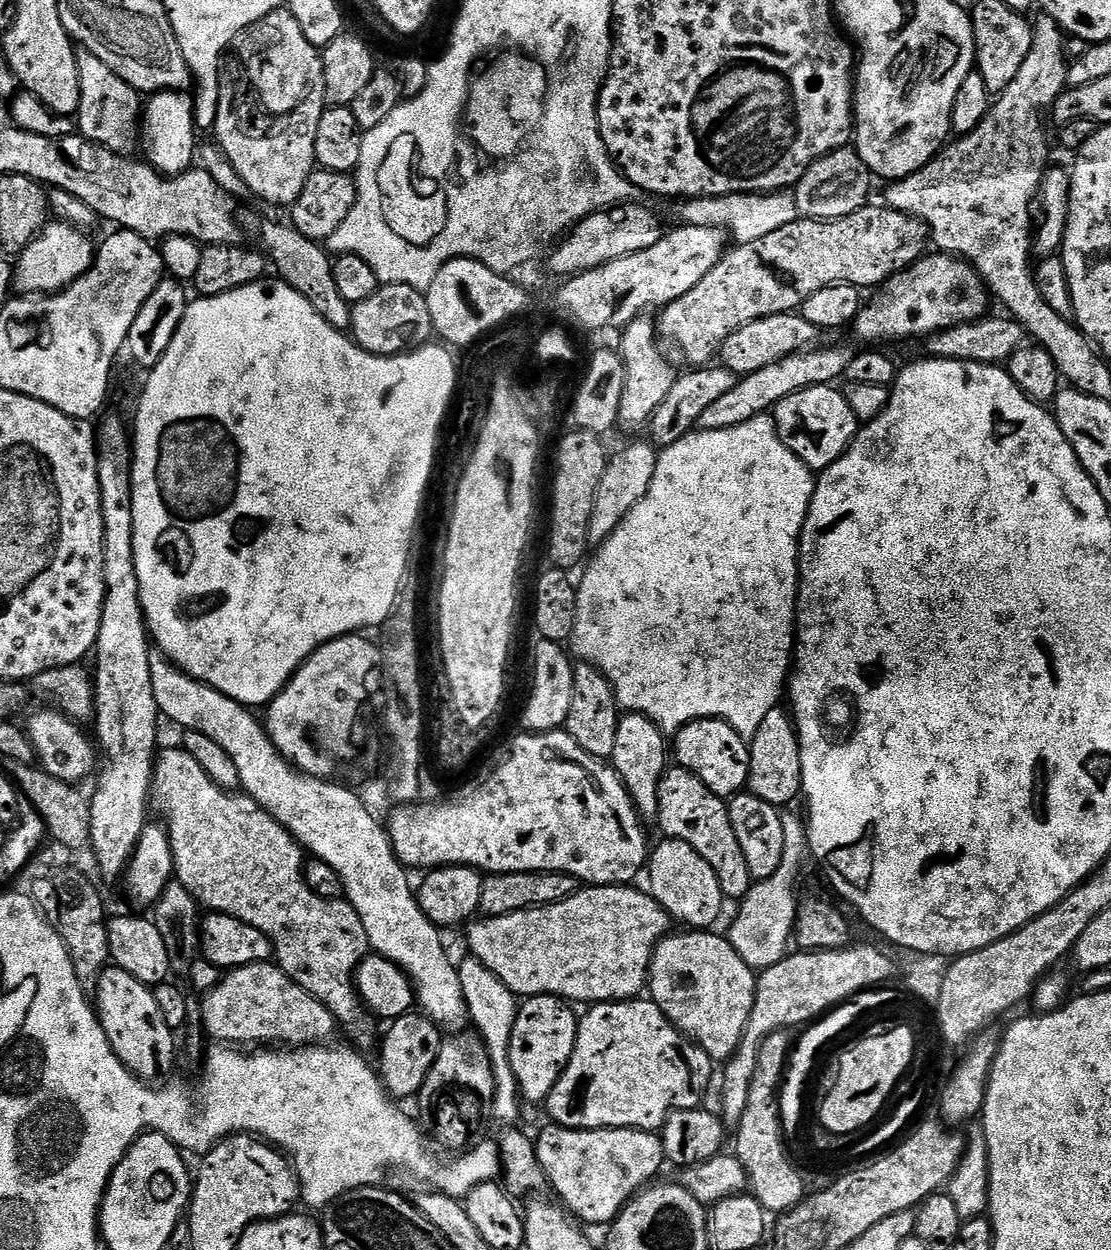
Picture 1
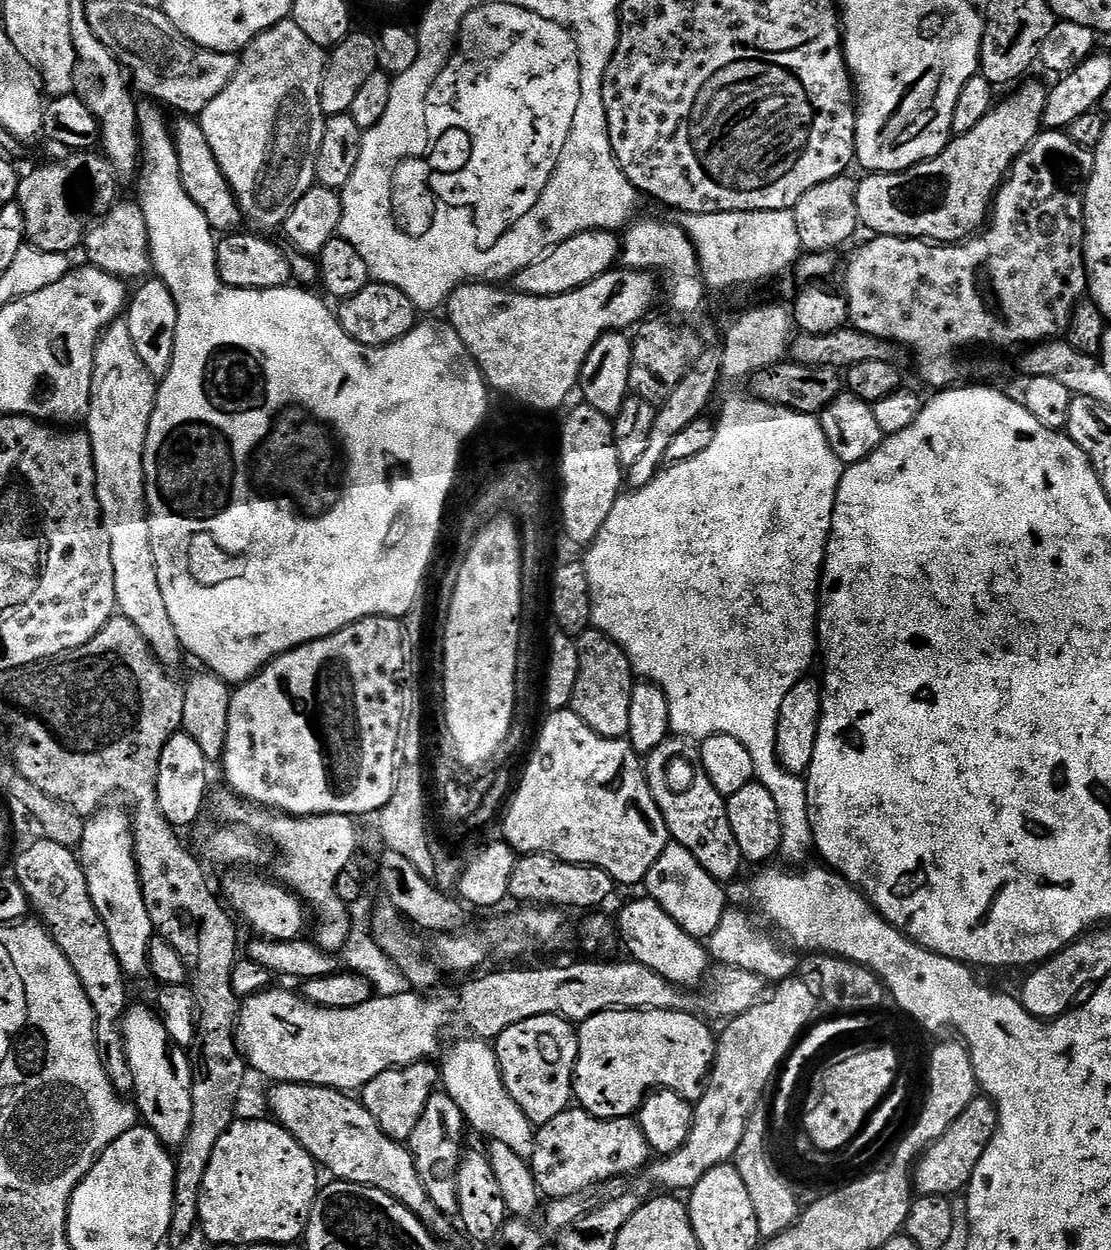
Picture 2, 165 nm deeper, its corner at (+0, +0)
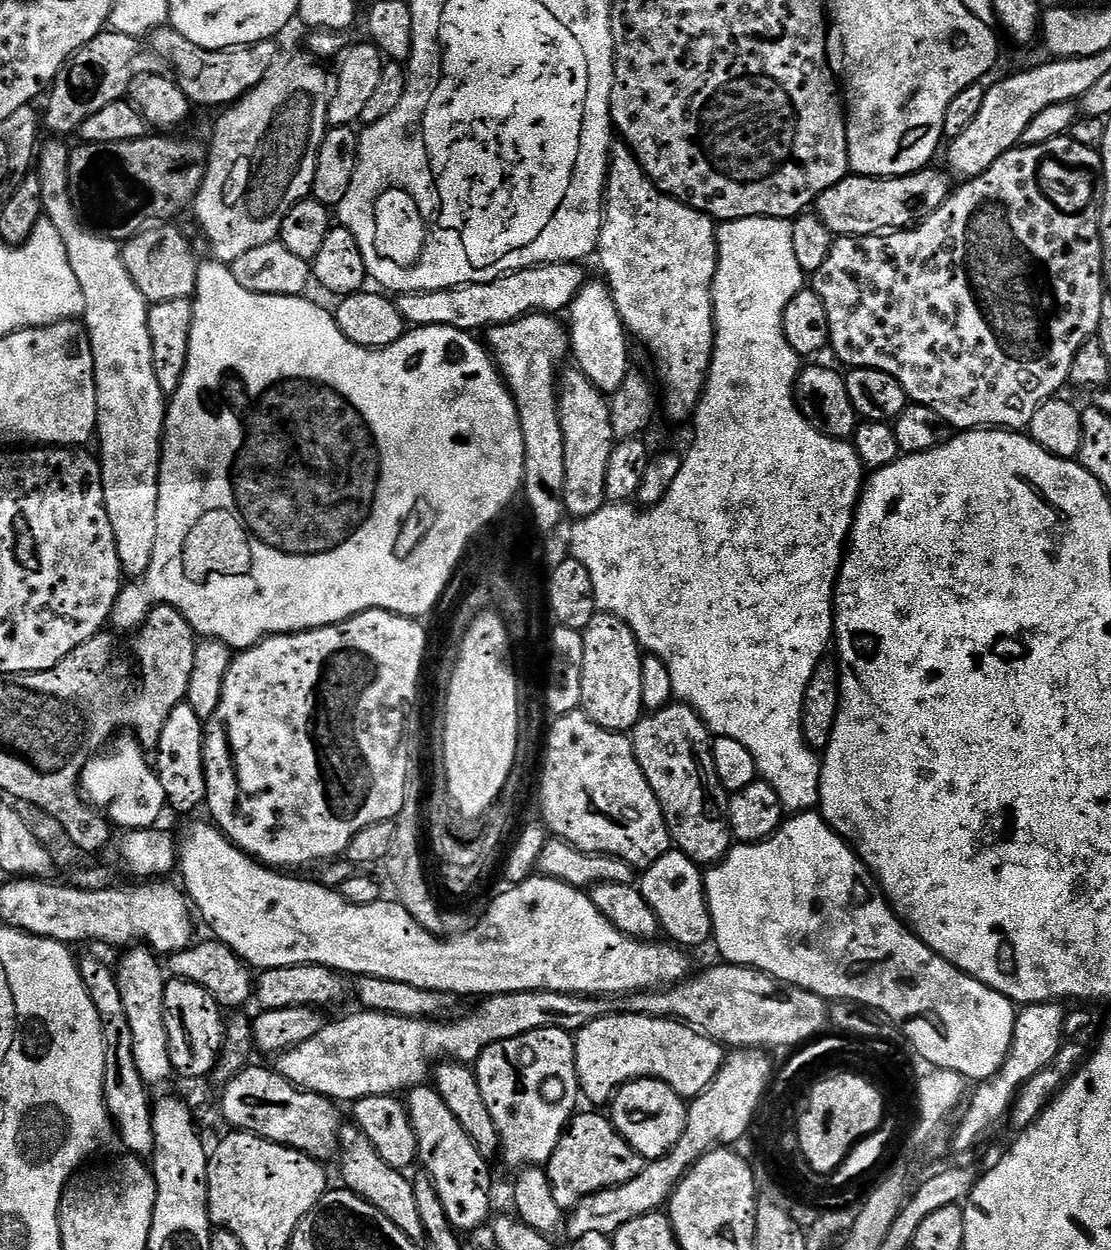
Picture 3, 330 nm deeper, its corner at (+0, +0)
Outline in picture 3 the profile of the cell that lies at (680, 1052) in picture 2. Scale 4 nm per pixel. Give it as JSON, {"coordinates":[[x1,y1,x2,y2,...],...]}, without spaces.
{"coordinates":[[616,1012,603,1016,574,1036,576,1042,576,1077,580,1083,579,1095,589,1100,589,1105,607,1105,616,1091,631,1080,661,1080,671,1086,679,1096,695,1098,701,1096,718,1074,726,1059,725,1045,704,1035,699,1028,671,1019,667,1016,643,1016,637,1012]]}

